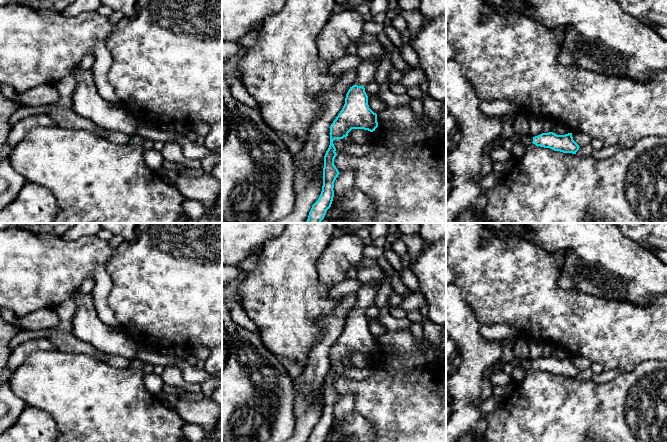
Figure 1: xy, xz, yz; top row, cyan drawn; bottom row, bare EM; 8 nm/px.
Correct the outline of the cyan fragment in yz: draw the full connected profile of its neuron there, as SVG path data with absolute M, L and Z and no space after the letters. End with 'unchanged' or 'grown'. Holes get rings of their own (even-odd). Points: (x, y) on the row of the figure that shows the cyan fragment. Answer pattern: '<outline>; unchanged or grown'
M549 132L542 133L535 137L514 133L510 139L513 141L513 144L523 143L528 146L533 143L536 146L550 148L554 151L560 151L563 153L576 154L580 148L579 145L573 140L572 133L557 135L553 132Z; grown

